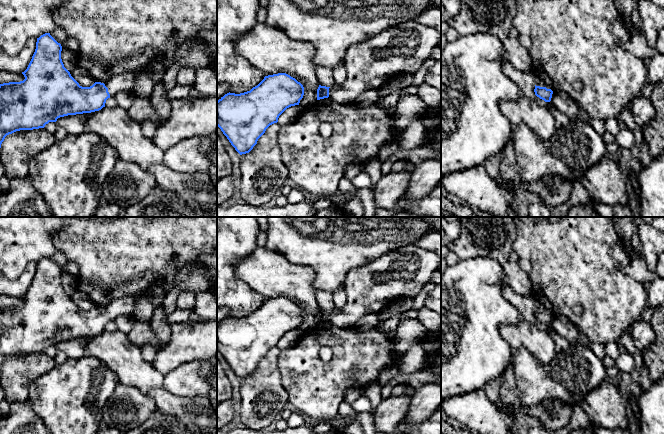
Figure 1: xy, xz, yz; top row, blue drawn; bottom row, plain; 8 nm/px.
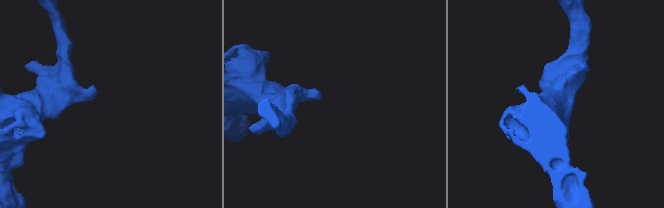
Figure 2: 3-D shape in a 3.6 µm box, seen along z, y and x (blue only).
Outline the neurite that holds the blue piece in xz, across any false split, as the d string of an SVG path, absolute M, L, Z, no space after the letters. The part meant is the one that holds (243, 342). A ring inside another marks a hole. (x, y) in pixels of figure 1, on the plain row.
M278 297L265 300L250 315L240 318L229 316L217 325L217 350L240 379L249 377L266 353L277 347L287 332L299 329L303 319L303 309L290 299Z

